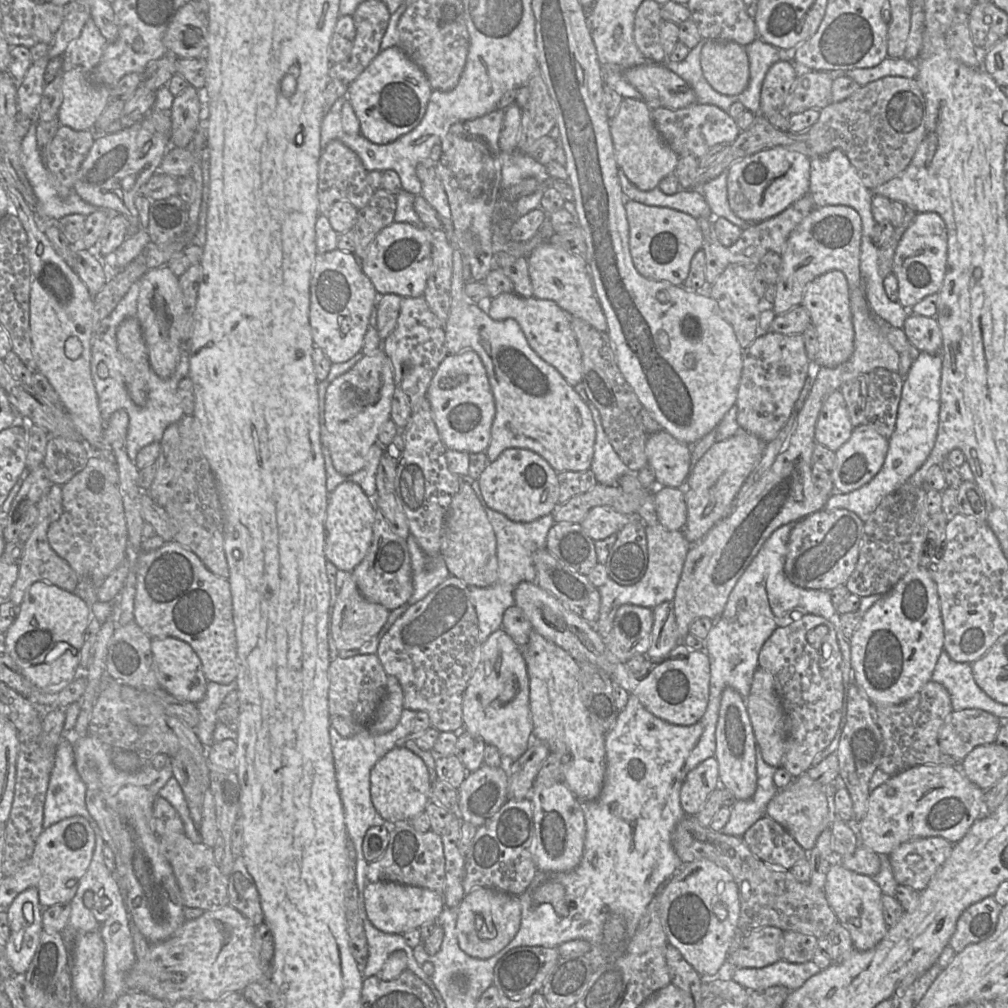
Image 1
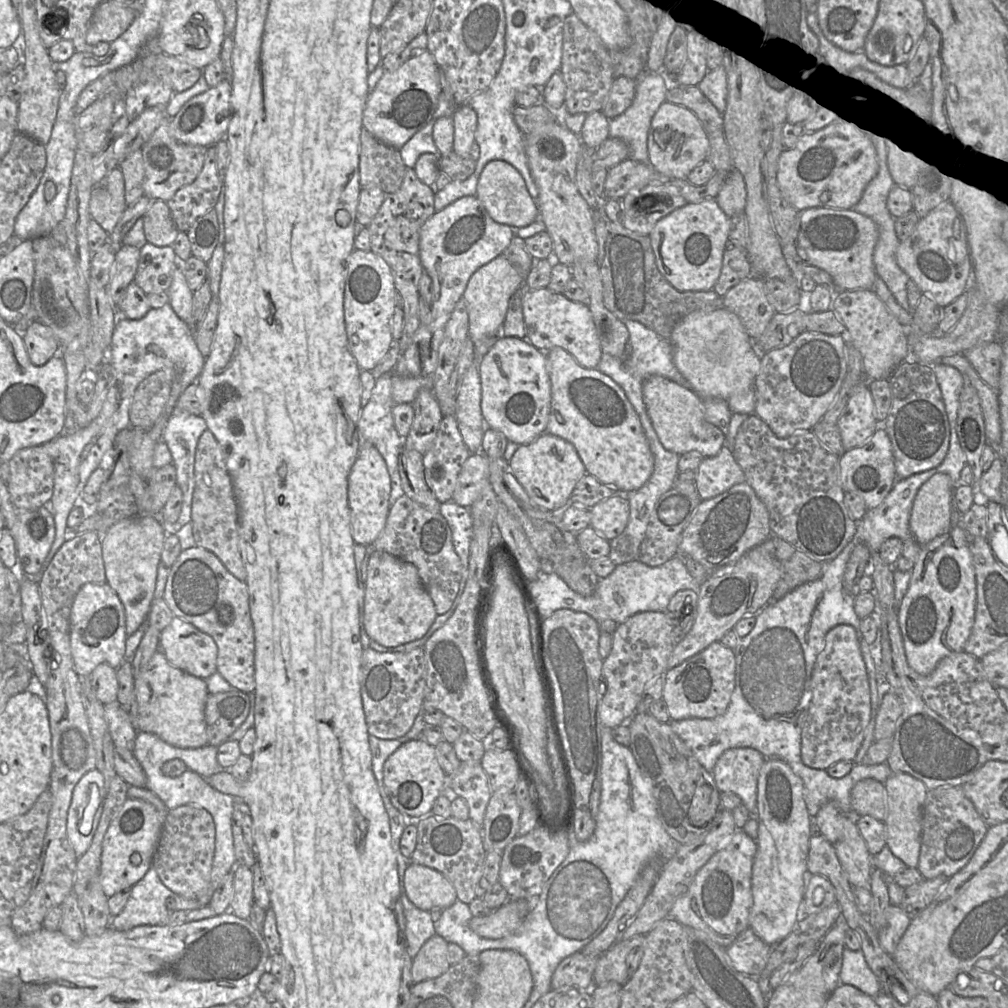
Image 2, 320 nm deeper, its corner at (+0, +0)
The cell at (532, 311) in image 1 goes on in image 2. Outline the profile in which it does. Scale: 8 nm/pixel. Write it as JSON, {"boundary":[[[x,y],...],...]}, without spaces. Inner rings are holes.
{"boundary":[[[545,288],[527,291],[522,297],[522,311],[526,337],[530,344],[541,352],[561,348],[568,352],[583,368],[597,368],[603,356],[592,314],[588,306],[572,302]]]}

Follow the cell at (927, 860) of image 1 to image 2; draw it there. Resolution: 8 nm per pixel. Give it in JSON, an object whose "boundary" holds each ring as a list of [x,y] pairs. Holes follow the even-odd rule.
{"boundary":[[[942,786],[929,790],[922,810],[918,871],[924,879],[952,877],[971,859],[988,828],[962,787]]]}

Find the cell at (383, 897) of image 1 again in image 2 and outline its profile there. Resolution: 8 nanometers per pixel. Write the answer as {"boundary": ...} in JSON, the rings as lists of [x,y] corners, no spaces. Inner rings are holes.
{"boundary":[[[411,863],[404,874],[404,889],[408,899],[419,909],[446,909],[457,900],[453,884],[439,871]]]}

